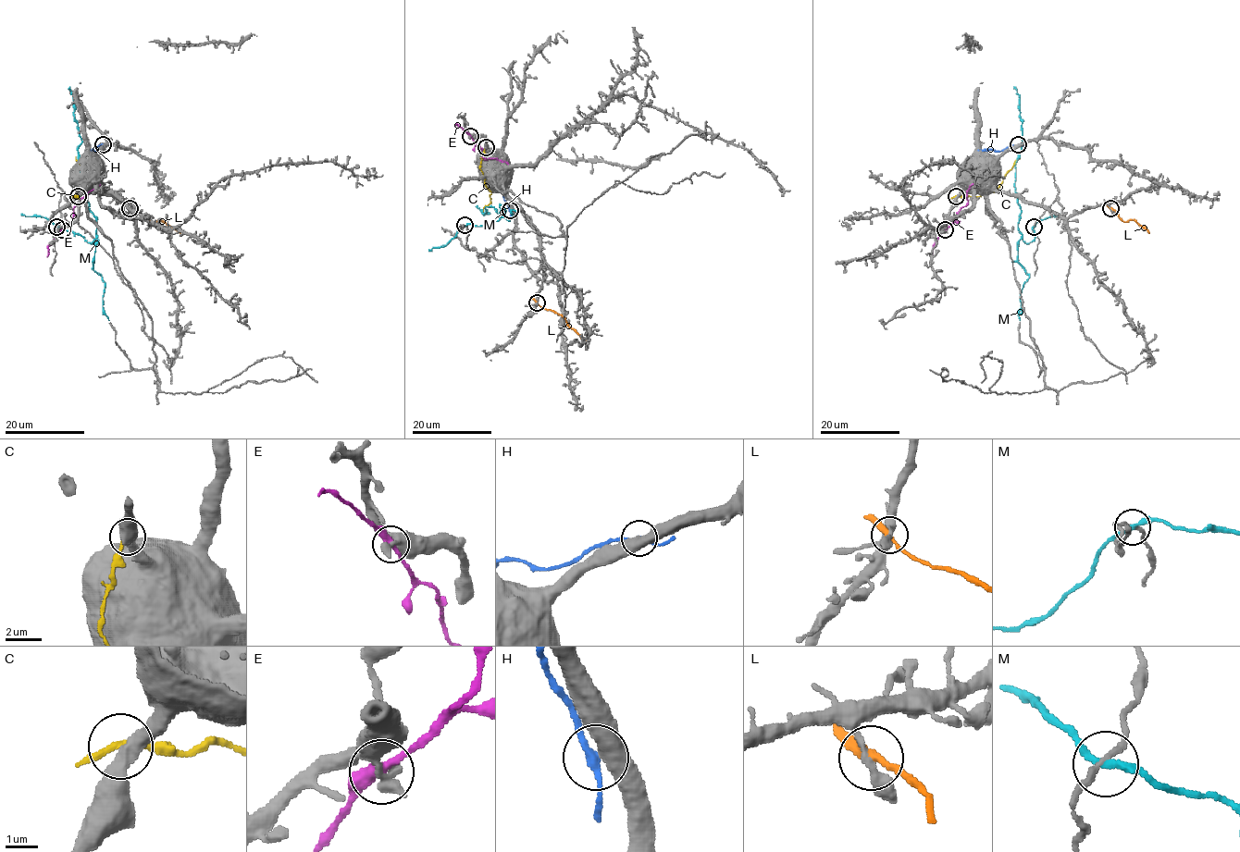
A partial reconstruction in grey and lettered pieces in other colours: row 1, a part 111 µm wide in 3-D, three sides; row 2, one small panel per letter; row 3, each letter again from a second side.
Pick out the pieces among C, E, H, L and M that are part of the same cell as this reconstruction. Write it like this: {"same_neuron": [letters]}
{"same_neuron": ["M"]}

